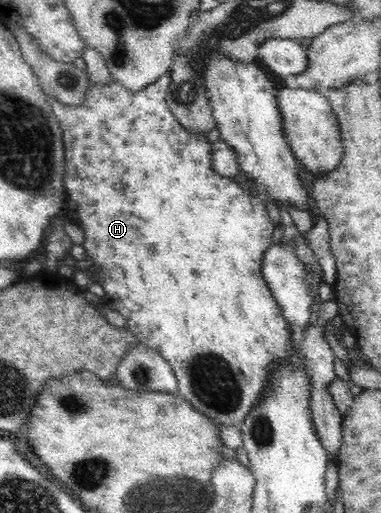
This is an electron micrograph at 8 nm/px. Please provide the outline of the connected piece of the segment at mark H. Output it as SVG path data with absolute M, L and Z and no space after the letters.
M170 72L152 84L139 91L129 91L124 85L110 80L108 84L94 83L90 80L85 99L77 105L62 104L54 97L48 96L56 119L64 132L66 146L66 168L64 168L65 215L72 219L84 231L85 255L92 260L91 268L78 270L72 280L78 288L88 290L92 284L100 284L105 290L104 299L111 308L118 310L127 320L126 327L134 333L134 337L144 346L156 349L167 363L174 369L178 379L176 394L186 399L194 408L208 417L226 424L226 426L242 426L244 417L259 401L260 393L268 388L271 366L278 359L287 359L296 351L291 342L288 323L283 312L276 304L267 282L261 271L261 260L264 252L272 246L274 224L268 215L266 201L262 196L248 188L246 181L238 178L221 176L212 166L213 144L208 140L208 134L191 134L178 120L169 108L166 100L170 86Z

